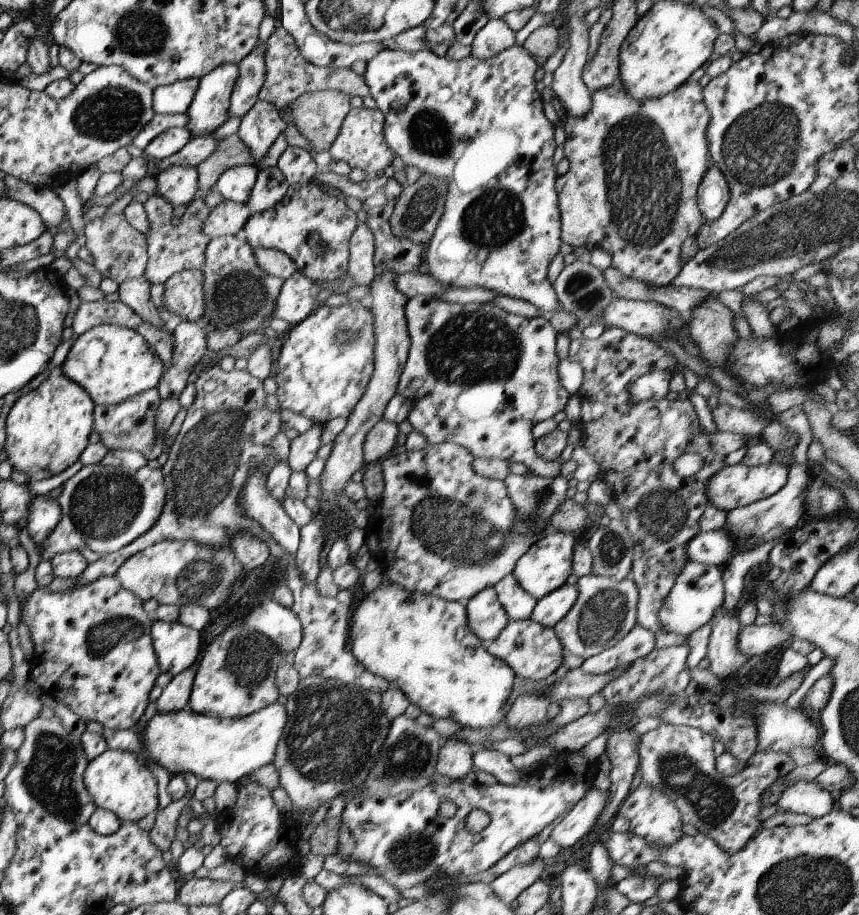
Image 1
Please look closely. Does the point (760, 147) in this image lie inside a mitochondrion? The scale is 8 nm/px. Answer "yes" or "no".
yes

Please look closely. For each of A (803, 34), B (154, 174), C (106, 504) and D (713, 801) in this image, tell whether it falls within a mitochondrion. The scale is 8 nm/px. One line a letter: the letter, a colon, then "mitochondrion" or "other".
A: other
B: other
C: mitochondrion
D: mitochondrion

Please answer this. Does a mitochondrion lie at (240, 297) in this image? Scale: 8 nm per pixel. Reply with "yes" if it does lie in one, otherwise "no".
yes

